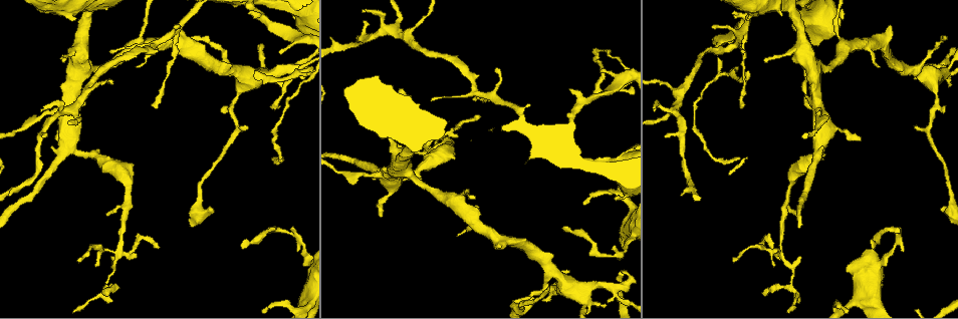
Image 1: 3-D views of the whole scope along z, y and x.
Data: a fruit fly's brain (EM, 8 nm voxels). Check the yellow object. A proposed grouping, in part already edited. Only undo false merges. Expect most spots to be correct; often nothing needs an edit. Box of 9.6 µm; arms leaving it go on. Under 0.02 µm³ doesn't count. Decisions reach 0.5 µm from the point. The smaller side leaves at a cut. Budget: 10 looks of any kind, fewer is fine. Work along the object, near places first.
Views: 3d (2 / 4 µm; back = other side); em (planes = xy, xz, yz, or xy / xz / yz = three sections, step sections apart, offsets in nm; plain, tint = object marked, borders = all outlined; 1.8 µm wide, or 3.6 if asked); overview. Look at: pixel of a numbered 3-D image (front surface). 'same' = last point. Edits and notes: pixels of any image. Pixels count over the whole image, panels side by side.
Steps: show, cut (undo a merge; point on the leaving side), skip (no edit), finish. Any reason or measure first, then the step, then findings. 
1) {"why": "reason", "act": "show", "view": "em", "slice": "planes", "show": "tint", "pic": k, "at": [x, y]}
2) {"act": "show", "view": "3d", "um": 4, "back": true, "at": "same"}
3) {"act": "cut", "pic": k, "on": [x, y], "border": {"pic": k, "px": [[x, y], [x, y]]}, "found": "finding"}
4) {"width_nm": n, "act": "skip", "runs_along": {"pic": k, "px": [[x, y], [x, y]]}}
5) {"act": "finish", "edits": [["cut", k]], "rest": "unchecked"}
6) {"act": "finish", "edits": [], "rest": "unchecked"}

{"why": "sharp bend", "act": "show", "view": "em", "slice": "planes", "show": "tint", "pic": 1, "at": [793, 277]}

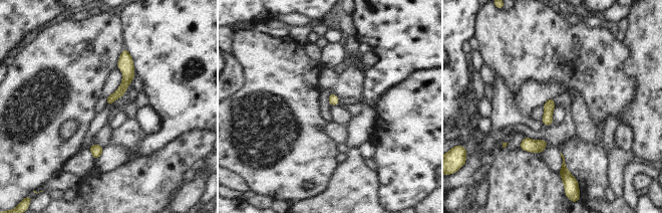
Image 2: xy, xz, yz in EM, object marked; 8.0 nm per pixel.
{"width_nm": 70, "act": "skip", "runs_along": {"pic": 2, "px": [[124, 52], [126, 80], [108, 101]]}, "found": "all the same neuron"}

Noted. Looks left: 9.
{"why": "sudden change in width", "act": "show", "view": "em", "slice": "planes", "show": "tint", "pic": 1, "at": [392, 32]}

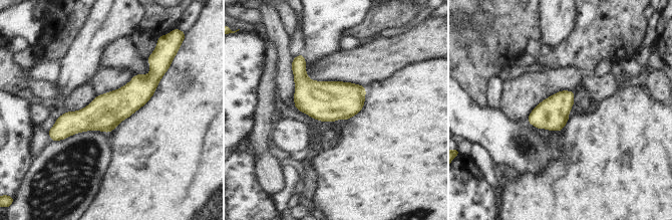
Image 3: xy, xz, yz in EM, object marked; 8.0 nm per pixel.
{"width_nm": 260, "act": "skip", "runs_along": {"pic": 3, "px": [[157, 72], [123, 102], [55, 132]]}, "found": "continuous, no second neuron"}

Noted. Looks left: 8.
{"why": "branch point", "act": "show", "view": "em", "slice": "xz", "step": 4, "show": "tint", "pic": 1, "at": [497, 101]}

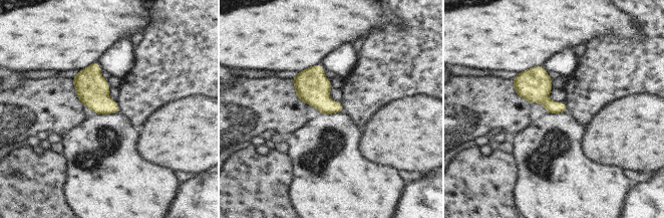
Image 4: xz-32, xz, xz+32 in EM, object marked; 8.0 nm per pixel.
{"act": "show", "view": "em", "slice": "yz", "step": 16, "show": "tint", "at": "same"}

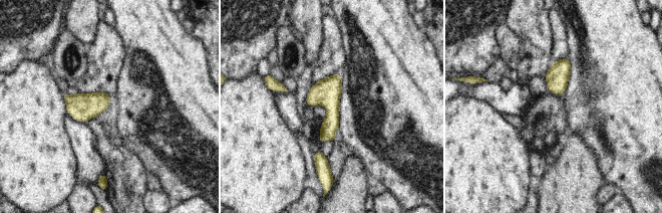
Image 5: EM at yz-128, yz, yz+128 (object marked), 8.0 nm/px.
{"act": "skip", "found": "continuous, no second neuron"}

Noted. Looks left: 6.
{"why": "abrupt turn", "act": "show", "view": "3d", "um": 4, "pic": 1, "at": [928, 79]}

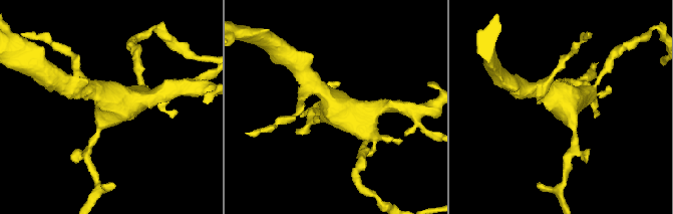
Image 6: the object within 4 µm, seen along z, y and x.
{"why": "shape alone is not enough", "act": "show", "view": "em", "um": 3.6, "slice": "planes", "show": "tint", "pic": 6, "at": [110, 101]}

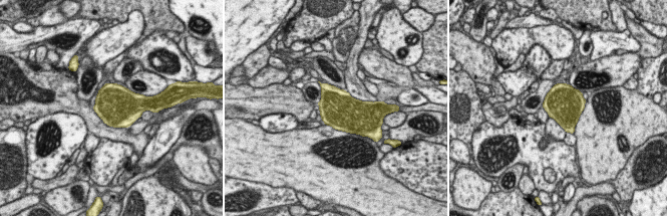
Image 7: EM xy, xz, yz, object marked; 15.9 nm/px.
{"act": "skip", "found": "continuous, no second neuron"}

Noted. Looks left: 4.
{"act": "finish", "edits": [], "rest": "unchecked"}

